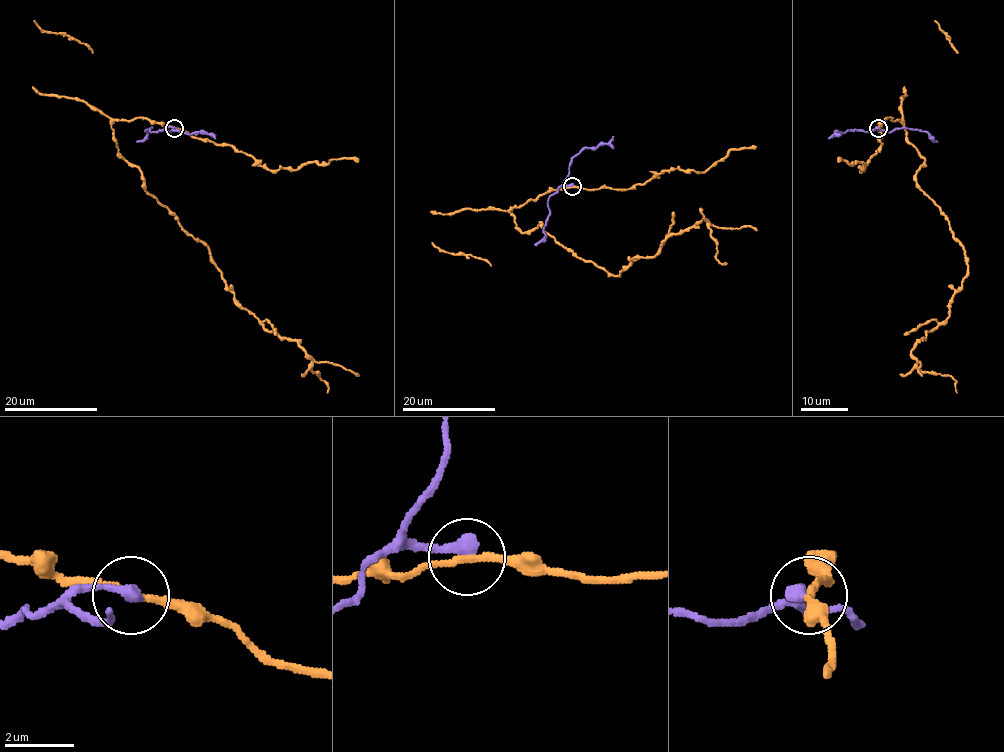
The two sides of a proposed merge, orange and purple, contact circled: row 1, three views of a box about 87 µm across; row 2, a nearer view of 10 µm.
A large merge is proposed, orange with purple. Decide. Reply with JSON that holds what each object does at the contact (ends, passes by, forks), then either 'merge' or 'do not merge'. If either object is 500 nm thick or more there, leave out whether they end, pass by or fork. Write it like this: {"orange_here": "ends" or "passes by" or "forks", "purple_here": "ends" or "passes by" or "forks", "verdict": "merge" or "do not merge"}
{"orange_here": "passes by", "purple_here": "ends", "verdict": "do not merge"}

